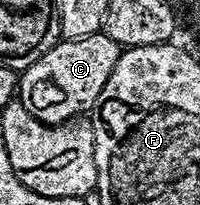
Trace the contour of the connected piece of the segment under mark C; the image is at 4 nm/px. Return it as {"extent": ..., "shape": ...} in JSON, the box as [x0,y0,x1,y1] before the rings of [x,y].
{"extent":[19,31,122,125],"shape":[[[104,31],[78,41],[58,40],[57,44],[51,47],[51,51],[44,53],[39,60],[31,63],[28,69],[20,74],[19,100],[23,103],[23,107],[27,107],[29,114],[42,121],[44,125],[61,125],[64,121],[72,121],[73,118],[82,116],[96,106],[99,91],[103,91],[122,52],[122,46],[117,45],[115,39],[111,39]]]}

